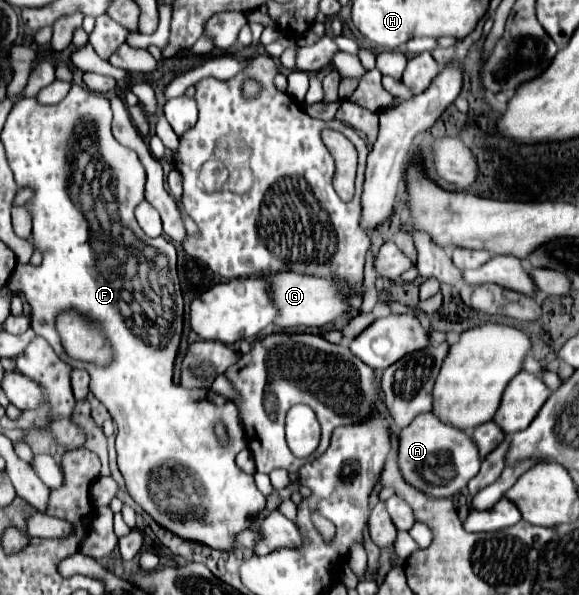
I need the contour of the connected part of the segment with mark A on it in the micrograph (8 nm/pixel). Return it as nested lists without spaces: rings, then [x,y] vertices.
[[[433,413],[417,415],[405,429],[397,433],[397,463],[403,479],[415,487],[417,491],[425,493],[427,497],[453,497],[463,491],[479,473],[481,457],[473,439],[447,423],[441,423]]]

